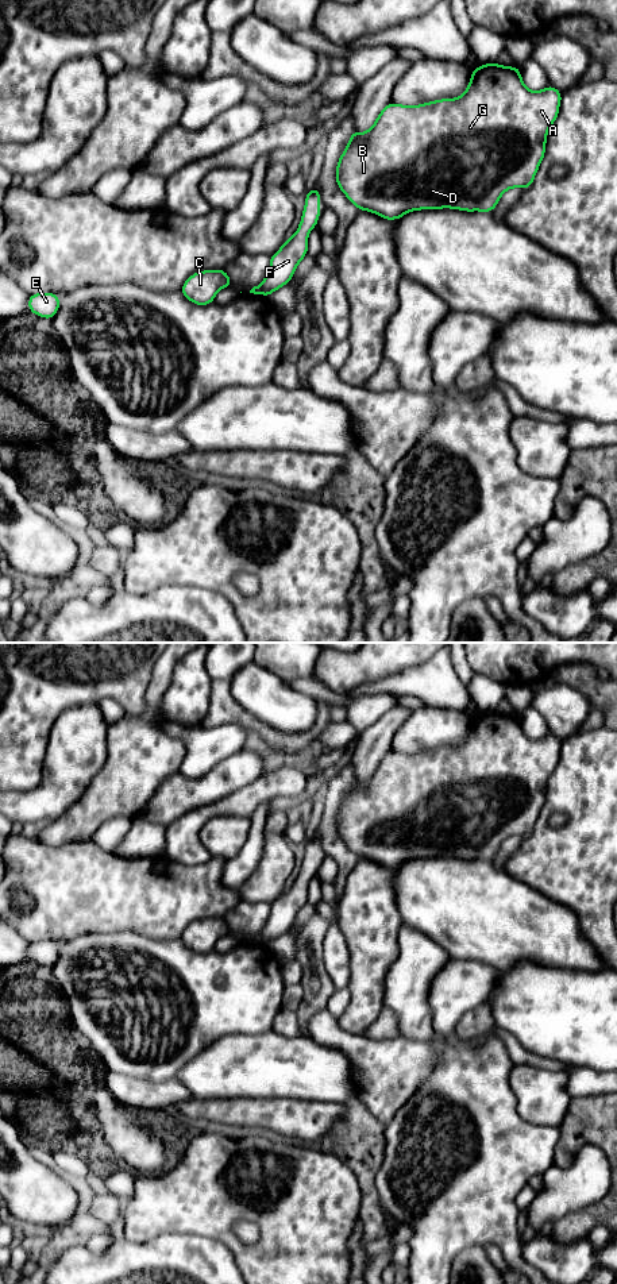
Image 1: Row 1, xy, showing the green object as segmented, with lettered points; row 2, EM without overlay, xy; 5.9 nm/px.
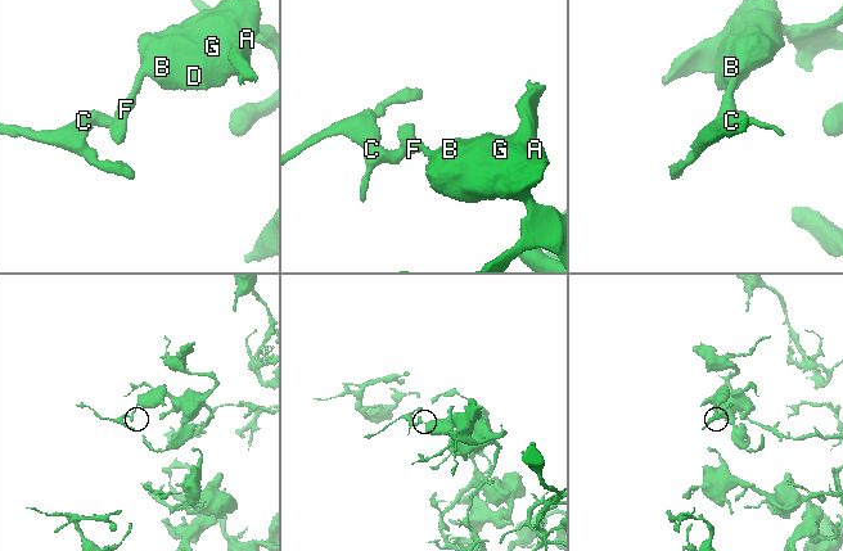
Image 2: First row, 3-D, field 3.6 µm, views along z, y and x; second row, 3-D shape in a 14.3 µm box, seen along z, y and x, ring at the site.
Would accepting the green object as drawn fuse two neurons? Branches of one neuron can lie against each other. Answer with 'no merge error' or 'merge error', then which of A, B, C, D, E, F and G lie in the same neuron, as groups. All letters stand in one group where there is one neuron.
merge error | A B D F G / C E

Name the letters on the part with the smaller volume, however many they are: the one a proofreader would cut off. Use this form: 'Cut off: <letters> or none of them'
Cut off: C, E

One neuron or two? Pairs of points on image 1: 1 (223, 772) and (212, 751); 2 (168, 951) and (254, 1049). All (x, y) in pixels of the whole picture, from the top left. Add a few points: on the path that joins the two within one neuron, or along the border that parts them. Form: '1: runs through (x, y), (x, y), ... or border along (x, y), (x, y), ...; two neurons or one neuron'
1: border along (242, 748), (216, 762), (204, 774), (189, 777); two neurons
2: border along (272, 1029), (263, 1033), (224, 1034), (211, 1044); two neurons

